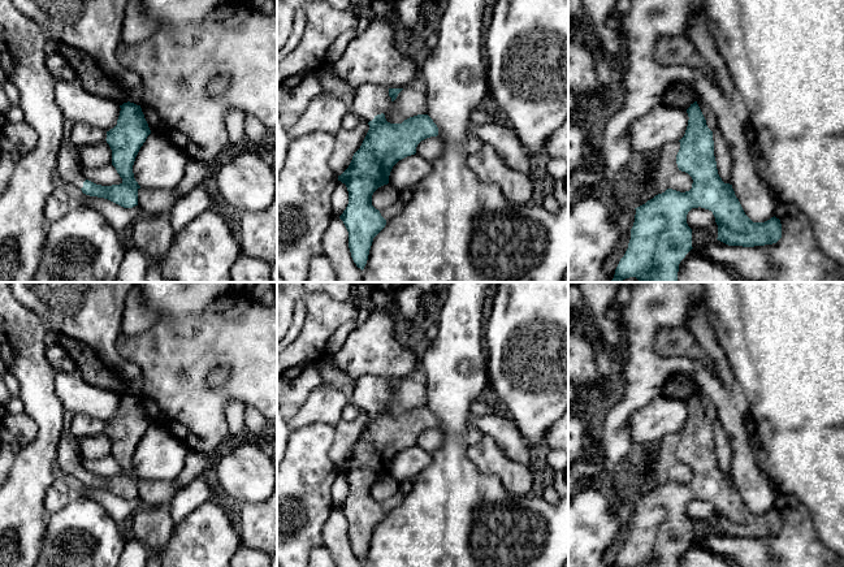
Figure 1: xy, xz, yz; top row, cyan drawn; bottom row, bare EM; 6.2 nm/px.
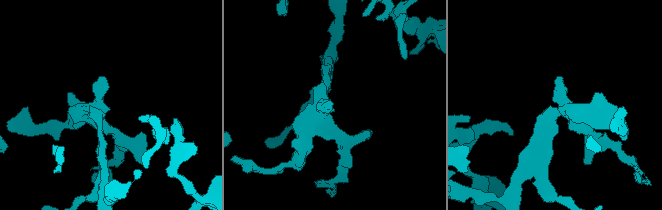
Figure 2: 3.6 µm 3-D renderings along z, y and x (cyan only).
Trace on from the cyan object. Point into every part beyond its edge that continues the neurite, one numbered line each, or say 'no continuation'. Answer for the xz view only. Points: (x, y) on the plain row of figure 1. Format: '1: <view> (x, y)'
1: xz (369, 392)

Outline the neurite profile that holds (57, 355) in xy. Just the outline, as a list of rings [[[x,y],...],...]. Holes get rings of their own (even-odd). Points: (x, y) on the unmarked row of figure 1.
[[[60,338],[46,349],[46,358],[59,372],[78,371],[77,363],[70,356]]]

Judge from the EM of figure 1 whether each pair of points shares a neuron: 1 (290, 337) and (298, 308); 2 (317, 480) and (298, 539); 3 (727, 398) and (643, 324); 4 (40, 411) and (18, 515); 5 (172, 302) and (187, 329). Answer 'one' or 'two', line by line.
1: one
2: one
3: one
4: one
5: one

